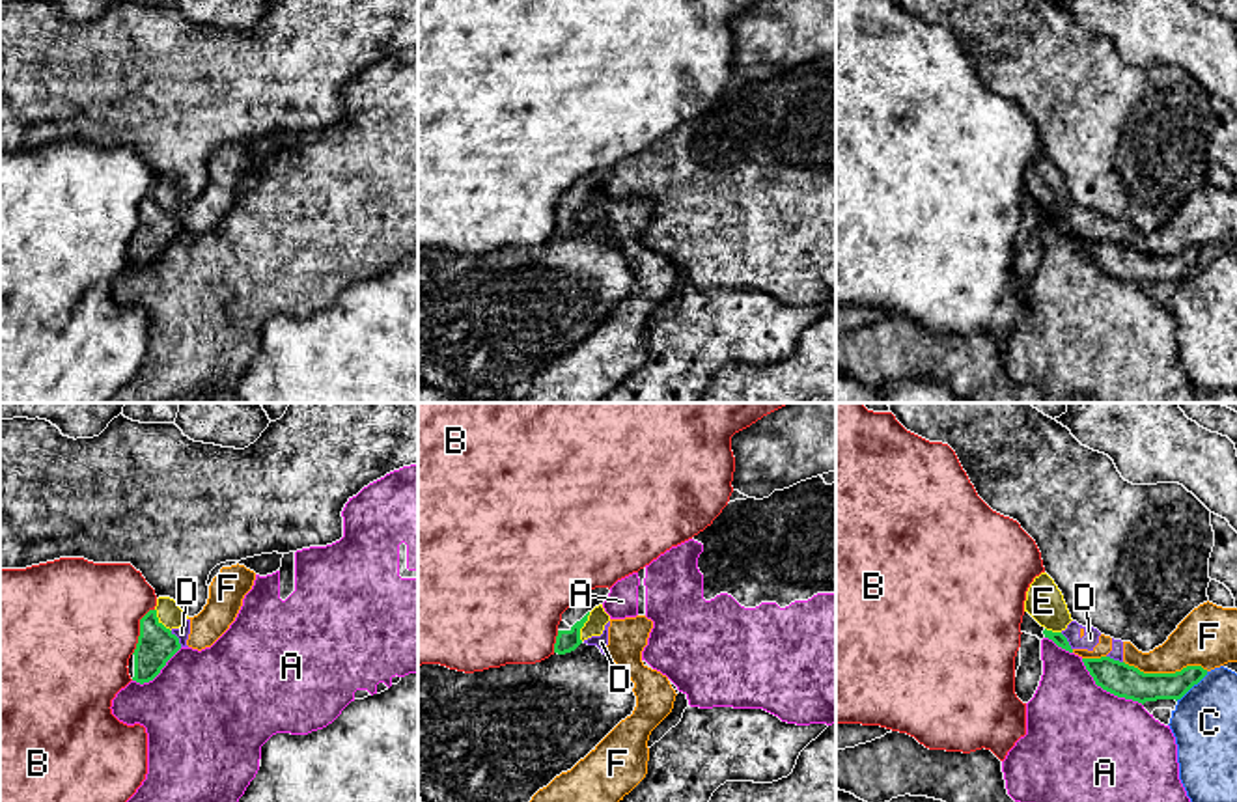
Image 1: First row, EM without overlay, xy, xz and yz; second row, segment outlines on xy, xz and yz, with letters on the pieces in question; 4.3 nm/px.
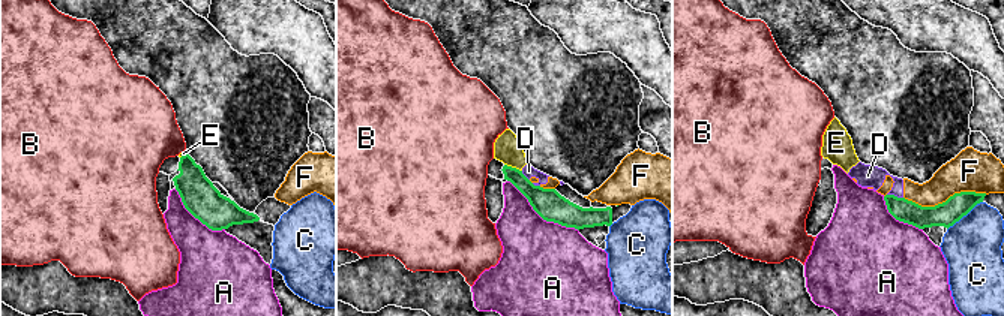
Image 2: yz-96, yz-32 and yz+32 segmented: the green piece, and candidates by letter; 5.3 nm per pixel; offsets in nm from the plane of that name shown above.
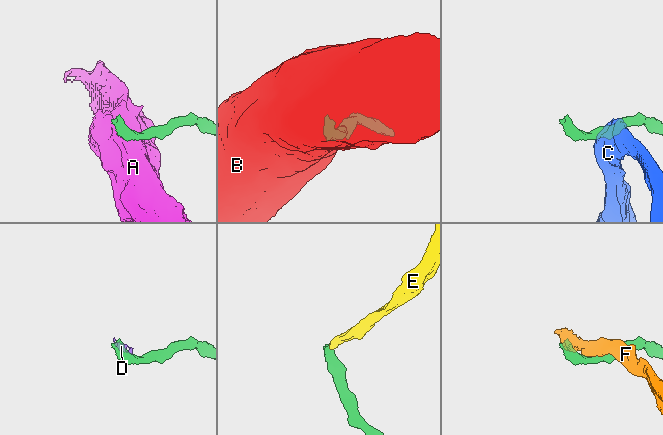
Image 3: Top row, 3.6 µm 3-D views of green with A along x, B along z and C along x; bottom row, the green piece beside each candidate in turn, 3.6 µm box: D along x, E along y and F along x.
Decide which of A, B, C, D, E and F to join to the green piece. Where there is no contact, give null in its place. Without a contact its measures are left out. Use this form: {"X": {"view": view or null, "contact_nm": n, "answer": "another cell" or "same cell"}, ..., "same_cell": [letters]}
{"A": {"view": "yz", "contact_nm": 340, "answer": "another cell"}, "B": {"view": "xy", "contact_nm": 220, "answer": "another cell"}, "C": {"view": "yz", "contact_nm": 190, "answer": "another cell"}, "D": {"view": "xy", "contact_nm": 90, "answer": "another cell"}, "E": {"view": "xz", "contact_nm": 130, "answer": "another cell"}, "F": {"view": "yz", "contact_nm": 380, "answer": "another cell"}, "same_cell": []}

